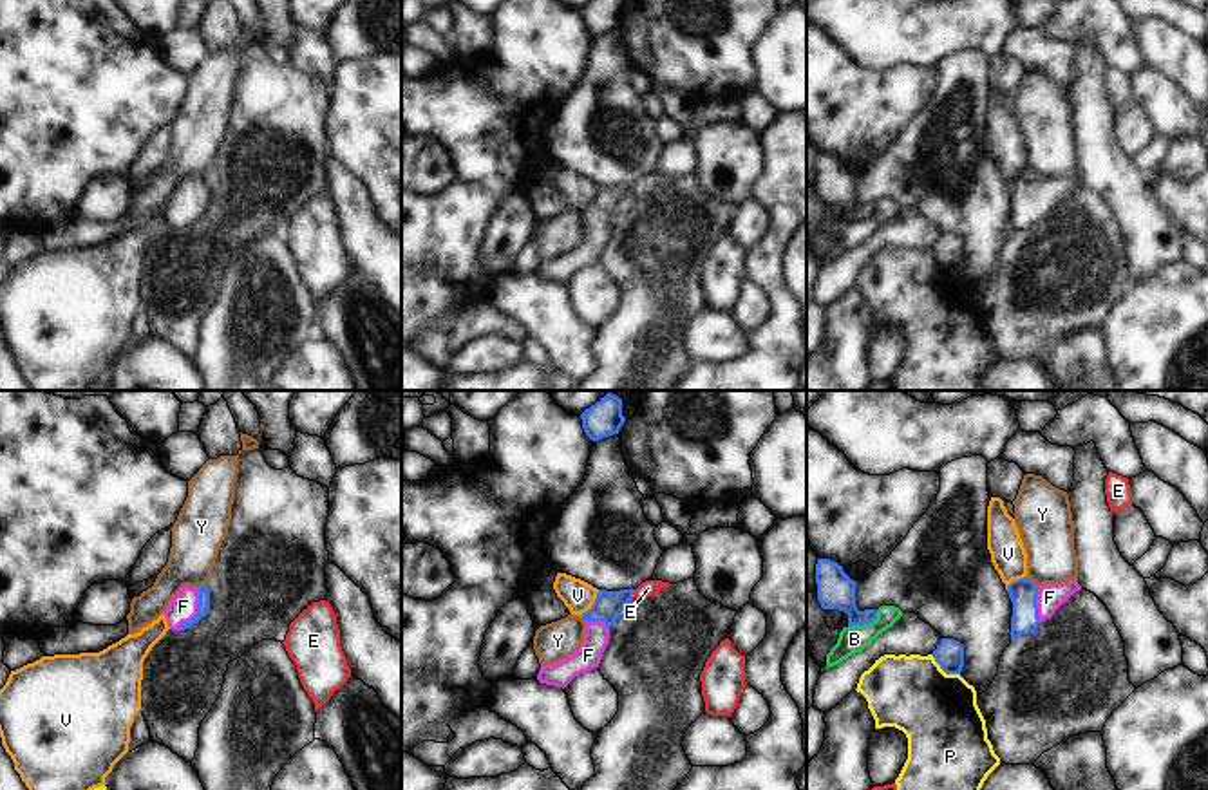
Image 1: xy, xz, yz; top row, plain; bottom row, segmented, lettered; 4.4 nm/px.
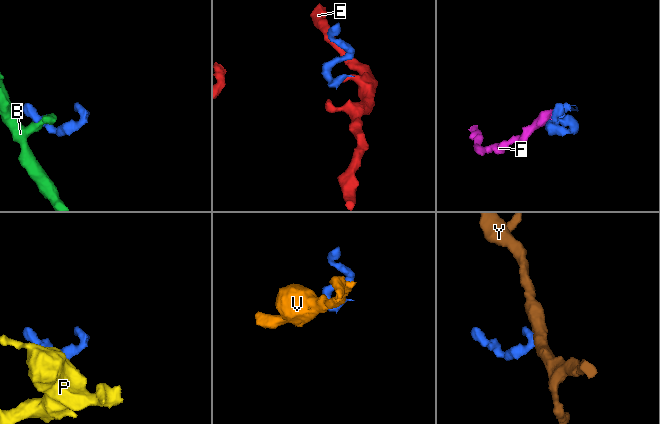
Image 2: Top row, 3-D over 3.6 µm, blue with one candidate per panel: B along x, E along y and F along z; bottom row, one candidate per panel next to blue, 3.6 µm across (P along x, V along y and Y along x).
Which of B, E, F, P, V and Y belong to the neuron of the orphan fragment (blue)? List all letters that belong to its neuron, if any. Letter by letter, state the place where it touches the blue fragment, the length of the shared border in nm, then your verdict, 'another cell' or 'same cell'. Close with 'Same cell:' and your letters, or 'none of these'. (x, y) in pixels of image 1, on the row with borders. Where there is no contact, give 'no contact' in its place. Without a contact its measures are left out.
B: meets blue in yz at (865, 622); contact 150 nm long; another cell
E: meets blue in xz at (633, 592); contact 40 nm long; another cell
F: meets blue in xy at (198, 611); contact 220 nm long; same cell
P: meets blue in yz at (944, 671); contact 160 nm long; another cell
V: meets blue in xz at (594, 604); contact 150 nm long; another cell
Y: meets blue in yz at (1031, 581); contact 80 nm long; another cell
Same cell: F

